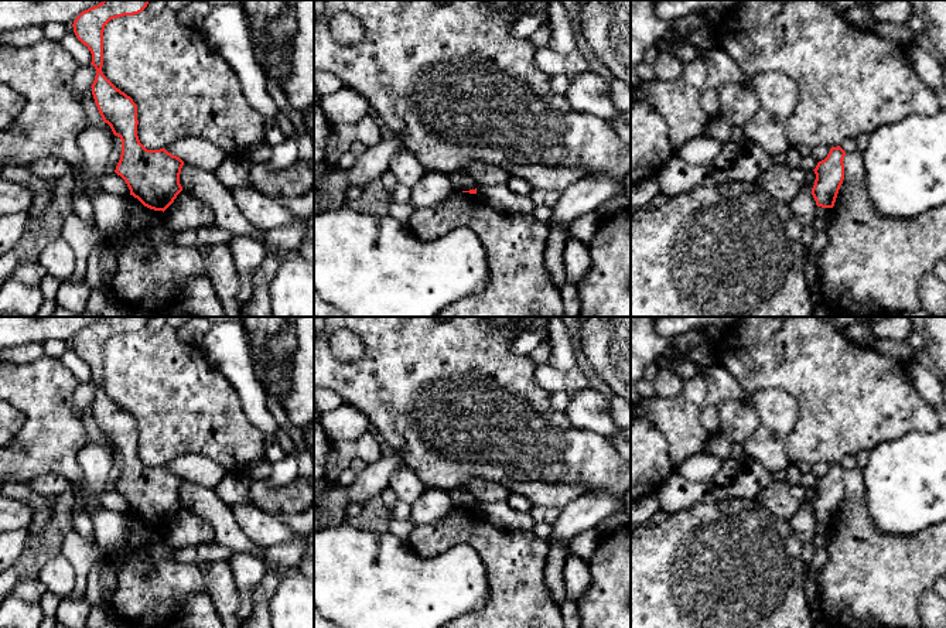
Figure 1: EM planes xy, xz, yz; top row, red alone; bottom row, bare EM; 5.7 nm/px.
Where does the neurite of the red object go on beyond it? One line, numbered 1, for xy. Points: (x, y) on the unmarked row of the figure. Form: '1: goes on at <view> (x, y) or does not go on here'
1: does not go on here

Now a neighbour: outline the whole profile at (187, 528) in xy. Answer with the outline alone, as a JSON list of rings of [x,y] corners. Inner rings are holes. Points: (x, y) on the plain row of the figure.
[[[181,508],[164,528],[164,537],[174,549],[215,543],[211,523],[187,508]]]

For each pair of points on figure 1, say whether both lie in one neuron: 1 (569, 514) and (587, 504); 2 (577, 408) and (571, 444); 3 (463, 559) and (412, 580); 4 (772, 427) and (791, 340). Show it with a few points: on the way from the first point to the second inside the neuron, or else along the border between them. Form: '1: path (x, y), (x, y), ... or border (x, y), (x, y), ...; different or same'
1: path (573, 514), (583, 508); same
2: border (563, 412), (573, 426), (607, 436); different
3: path (450, 572), (441, 580), (424, 580); same
4: border (752, 392), (784, 389), (793, 398), (798, 417); different

